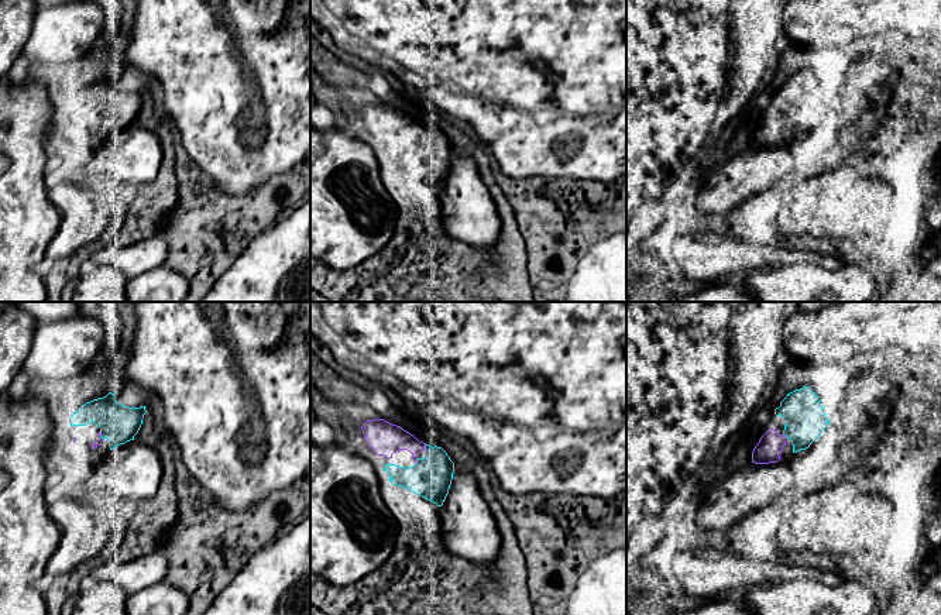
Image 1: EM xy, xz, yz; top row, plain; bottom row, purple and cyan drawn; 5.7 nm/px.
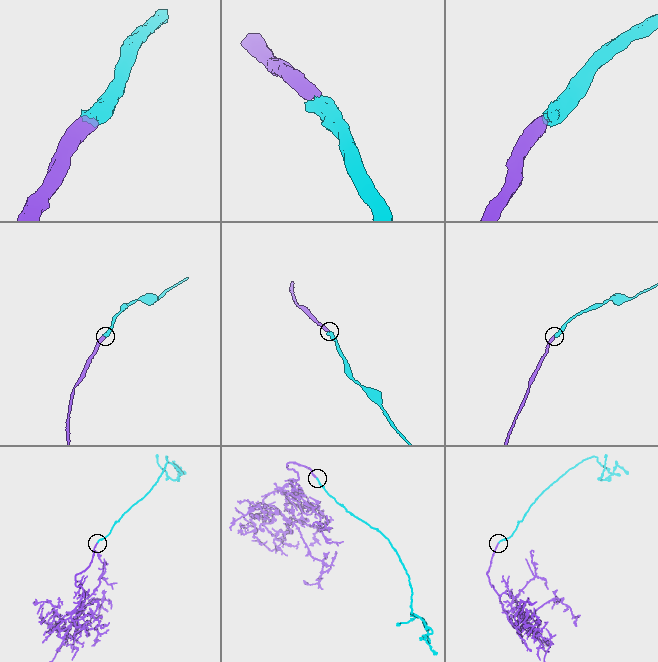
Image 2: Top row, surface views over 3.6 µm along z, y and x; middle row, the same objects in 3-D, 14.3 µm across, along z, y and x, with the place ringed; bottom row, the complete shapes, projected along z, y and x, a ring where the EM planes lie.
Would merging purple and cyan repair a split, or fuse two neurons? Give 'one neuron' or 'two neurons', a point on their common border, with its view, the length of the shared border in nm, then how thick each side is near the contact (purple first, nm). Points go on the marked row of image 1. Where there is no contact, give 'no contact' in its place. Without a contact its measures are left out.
one neuron | xz (423, 447) | 40 nm | 190/240 nm

